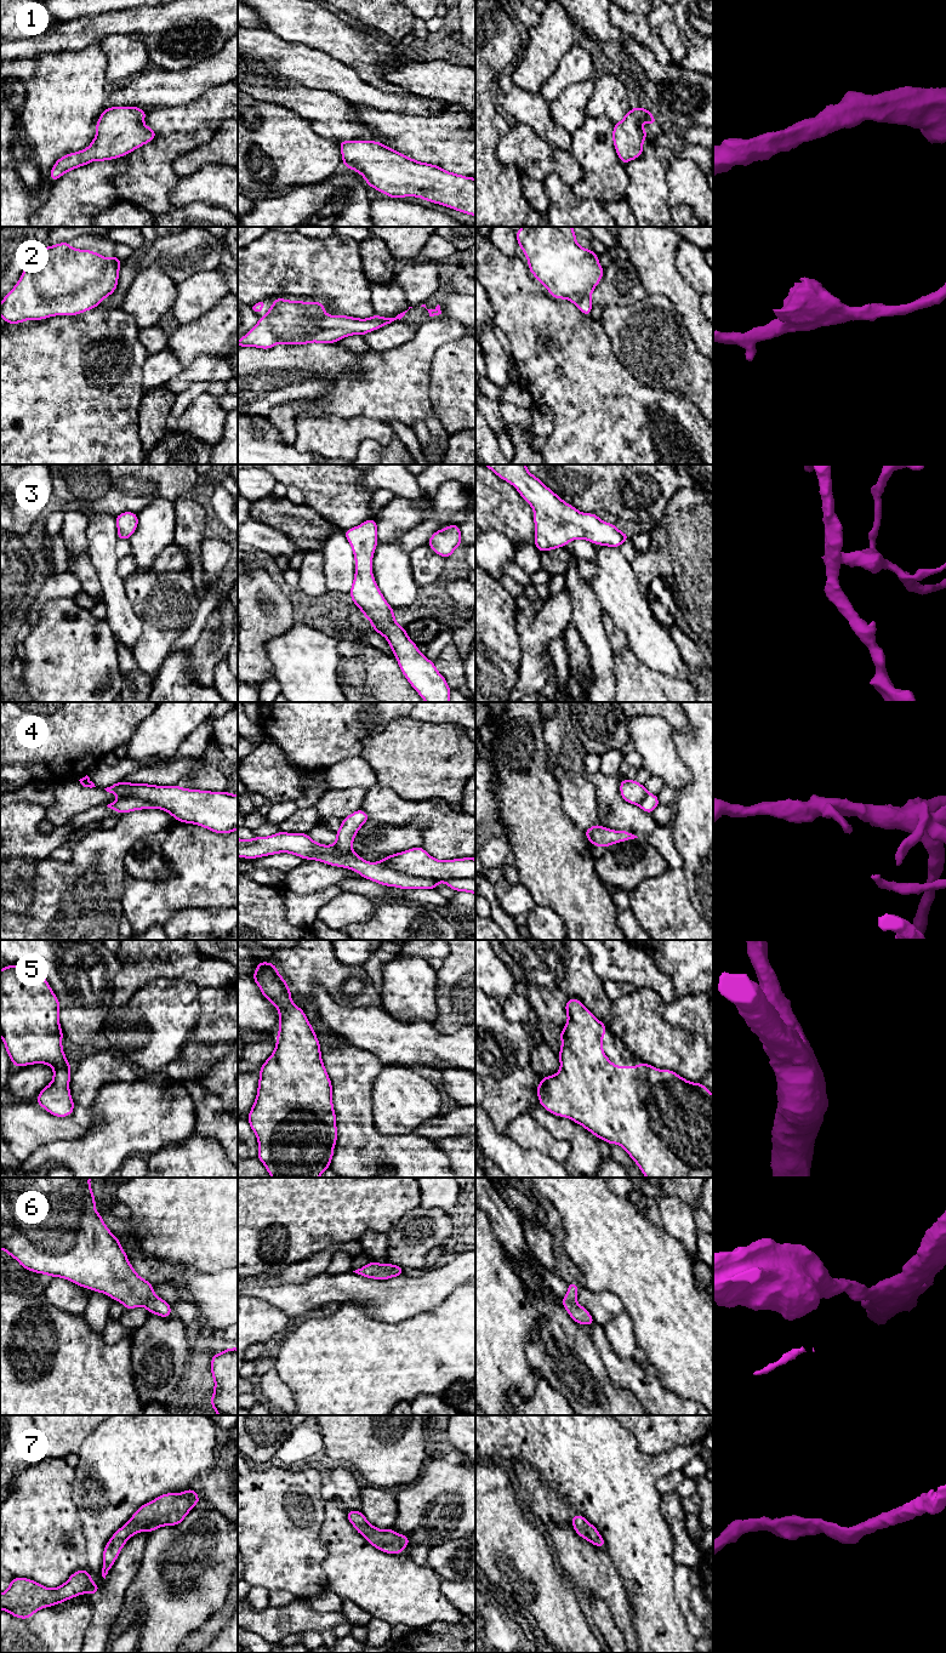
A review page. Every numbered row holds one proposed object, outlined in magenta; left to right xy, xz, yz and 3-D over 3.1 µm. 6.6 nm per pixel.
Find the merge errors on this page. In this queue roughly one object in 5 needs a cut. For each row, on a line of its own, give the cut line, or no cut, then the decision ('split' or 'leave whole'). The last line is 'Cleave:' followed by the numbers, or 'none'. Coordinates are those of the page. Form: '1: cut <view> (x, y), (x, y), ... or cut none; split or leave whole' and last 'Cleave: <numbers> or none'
1: cut none; leave whole
2: cut none; leave whole
3: cut none; leave whole
4: cut xz (377, 862), (412, 876), (436, 878), (438, 881); split
5: cut none; leave whole
6: cut none; leave whole
7: cut none; leave whole
Cleave: 4

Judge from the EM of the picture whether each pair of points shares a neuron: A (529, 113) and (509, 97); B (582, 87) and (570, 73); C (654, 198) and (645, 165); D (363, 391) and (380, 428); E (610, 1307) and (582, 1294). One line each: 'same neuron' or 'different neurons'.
A: same neuron
B: different neurons
C: same neuron
D: different neurons
E: same neuron

